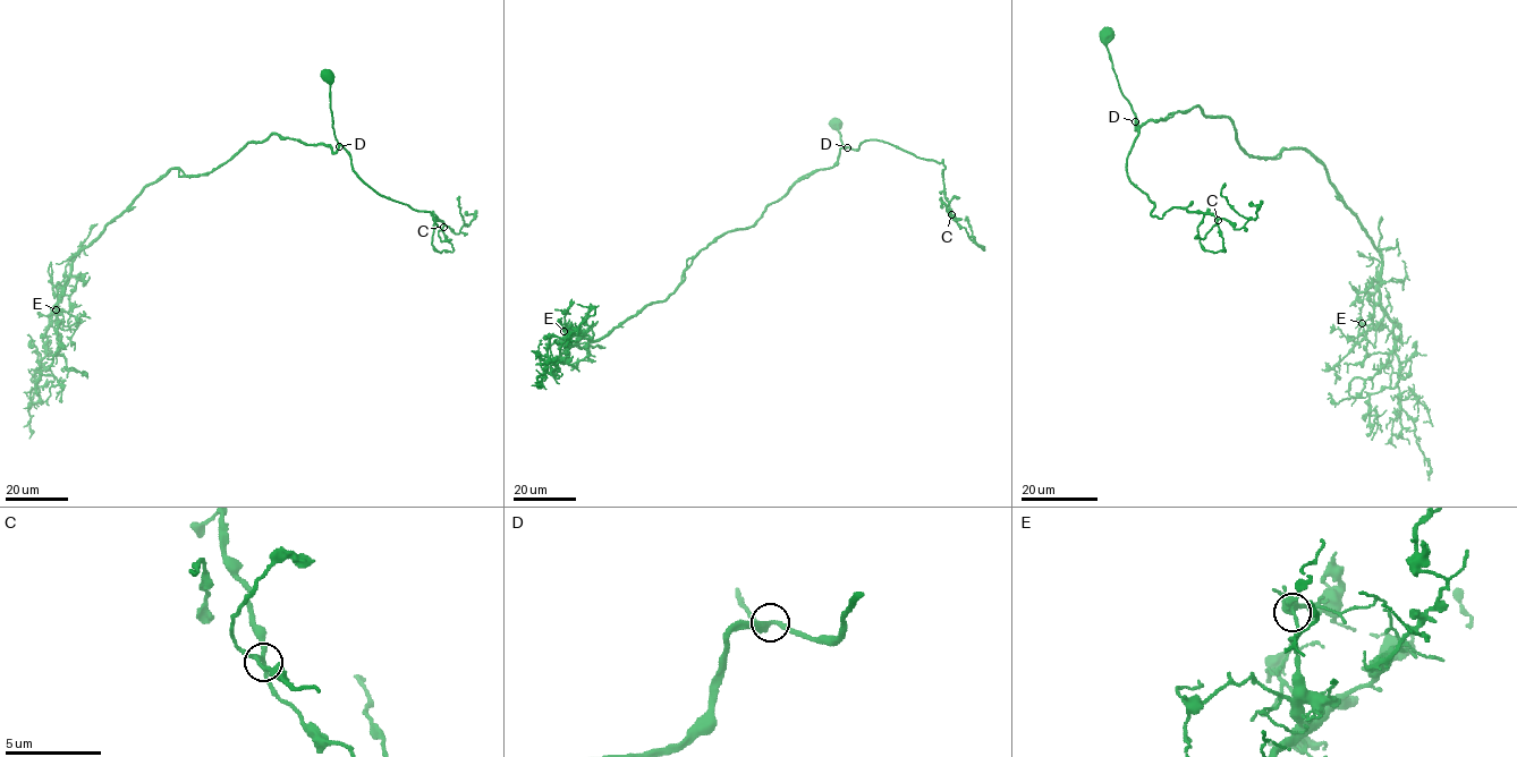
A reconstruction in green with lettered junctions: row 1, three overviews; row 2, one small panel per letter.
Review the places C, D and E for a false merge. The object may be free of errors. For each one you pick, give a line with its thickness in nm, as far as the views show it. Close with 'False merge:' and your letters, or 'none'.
False merge: none

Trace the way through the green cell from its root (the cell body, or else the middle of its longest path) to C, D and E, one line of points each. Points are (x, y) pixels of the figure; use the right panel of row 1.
C: (1108, 37), (1138, 126), (1129, 179), (1154, 204), (1152, 215), (1183, 207), (1218, 220)
D: (1108, 37), (1107, 48), (1112, 68), (1135, 121)
E: (1108, 37), (1136, 129), (1200, 107), (1249, 154), (1304, 147), (1324, 167), (1382, 261), (1383, 317), (1362, 323)

